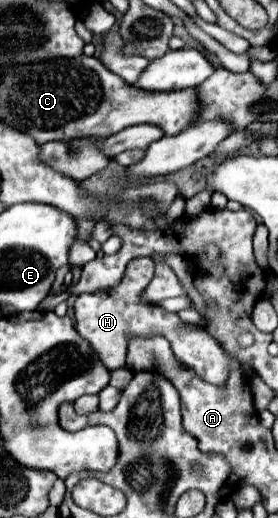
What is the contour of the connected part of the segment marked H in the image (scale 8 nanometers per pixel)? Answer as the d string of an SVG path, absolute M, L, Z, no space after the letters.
M137 257L127 265L125 277L117 287L109 291L99 291L93 295L89 293L79 295L75 301L75 321L77 321L79 335L85 341L89 341L93 351L99 355L101 363L107 365L111 371L125 367L127 335L145 335L145 337L165 335L171 343L173 353L181 363L185 363L187 367L191 365L195 375L199 375L203 381L217 387L225 387L229 371L239 369L239 363L231 359L219 347L219 343L213 337L209 337L205 331L201 331L195 325L185 325L185 321L177 317L177 313L167 313L159 307L151 307L141 301L141 293L152 280L154 271L155 263L151 257Z

